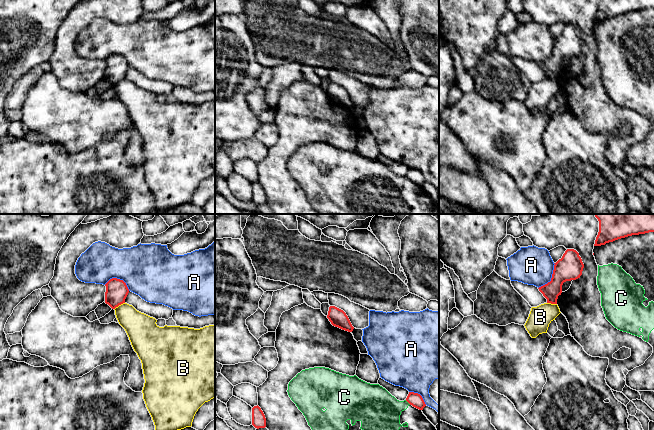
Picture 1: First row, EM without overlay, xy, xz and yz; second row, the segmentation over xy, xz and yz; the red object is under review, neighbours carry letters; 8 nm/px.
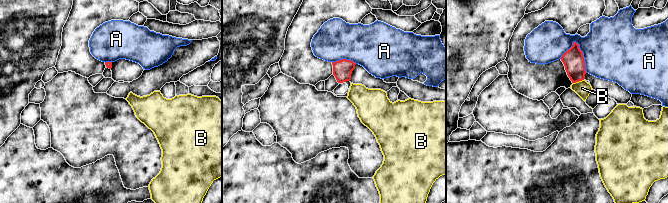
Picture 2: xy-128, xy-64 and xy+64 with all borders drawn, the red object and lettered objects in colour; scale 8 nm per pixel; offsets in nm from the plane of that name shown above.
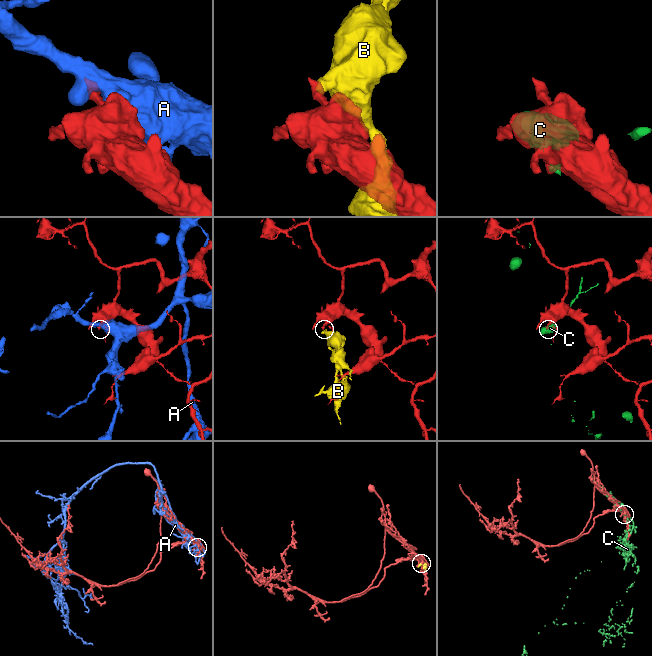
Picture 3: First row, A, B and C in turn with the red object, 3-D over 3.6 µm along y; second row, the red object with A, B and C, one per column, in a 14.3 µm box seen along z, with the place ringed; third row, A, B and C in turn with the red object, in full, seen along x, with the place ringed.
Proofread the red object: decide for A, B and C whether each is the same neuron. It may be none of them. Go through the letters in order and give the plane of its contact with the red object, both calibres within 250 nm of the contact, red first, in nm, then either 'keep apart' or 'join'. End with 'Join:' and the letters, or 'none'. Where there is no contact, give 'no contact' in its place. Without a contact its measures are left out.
A: yz | 200/300 nm | keep apart
B: xy | 180/220 nm | keep apart
C: xz | 110/340 nm | keep apart
Join: none

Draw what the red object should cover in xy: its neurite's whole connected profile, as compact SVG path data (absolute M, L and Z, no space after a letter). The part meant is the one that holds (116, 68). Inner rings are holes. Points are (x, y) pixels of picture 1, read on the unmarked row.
M112 54L106 60L105 79L112 85L125 79L129 65L123 56Z

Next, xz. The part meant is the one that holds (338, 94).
M335 82L329 83L327 94L333 102L342 106L352 108L354 105L346 89Z

